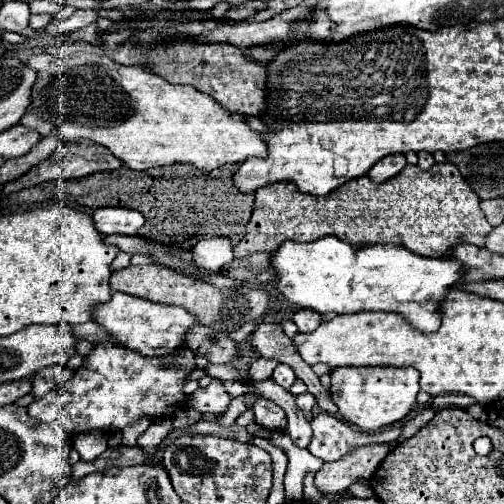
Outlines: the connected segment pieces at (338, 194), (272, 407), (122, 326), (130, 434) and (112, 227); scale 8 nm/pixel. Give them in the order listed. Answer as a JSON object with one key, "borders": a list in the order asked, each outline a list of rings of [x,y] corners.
{"borders":[[[[437,163],[429,171],[421,171],[417,165],[407,165],[401,175],[385,183],[373,183],[363,175],[361,179],[351,179],[337,187],[325,197],[301,193],[295,183],[281,181],[255,191],[255,209],[247,233],[233,253],[241,259],[249,253],[273,253],[285,241],[301,243],[333,235],[351,245],[393,243],[411,247],[413,253],[423,257],[449,257],[457,245],[485,245],[491,225],[479,203],[481,199],[477,193],[451,163]]],[[[257,399],[253,403],[255,411],[255,423],[267,427],[267,429],[285,429],[287,427],[287,415],[281,407],[277,407],[273,401]]],[[[113,293],[109,303],[95,307],[95,321],[115,335],[125,347],[141,353],[143,357],[167,355],[185,345],[185,335],[197,325],[197,317],[177,305],[161,305],[127,293]]],[[[145,418],[137,421],[133,425],[129,425],[123,429],[123,445],[127,445],[127,447],[133,447],[136,445],[137,439],[139,439],[139,435],[143,433],[151,424],[151,419]]],[[[101,207],[93,213],[93,221],[103,235],[137,235],[145,223],[139,211],[127,207]]]]}

